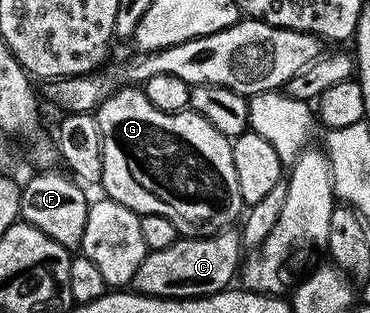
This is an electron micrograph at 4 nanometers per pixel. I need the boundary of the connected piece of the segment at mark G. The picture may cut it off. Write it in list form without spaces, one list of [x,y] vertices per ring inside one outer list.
[[[122,87],[97,106],[95,116],[103,151],[103,175],[99,185],[105,188],[104,196],[108,200],[123,203],[123,207],[139,215],[163,215],[175,223],[178,234],[187,237],[212,237],[214,233],[230,228],[233,220],[242,216],[243,202],[239,195],[239,178],[235,176],[233,142],[215,131],[203,115],[194,111],[165,113],[153,106],[140,88]]]

